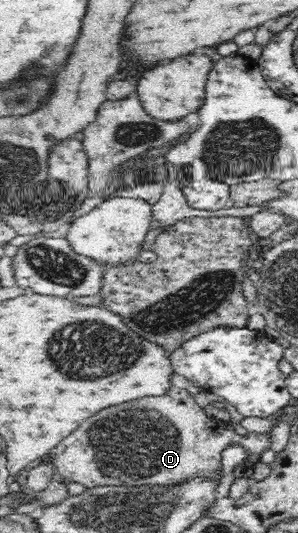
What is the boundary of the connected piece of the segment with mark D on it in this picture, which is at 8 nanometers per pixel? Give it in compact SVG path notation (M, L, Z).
M171 387L164 395L158 397L138 397L136 401L126 401L122 405L102 409L100 413L84 421L84 425L80 425L78 431L72 432L53 449L51 466L57 478L78 482L88 488L167 484L183 480L196 472L211 474L220 467L220 453L230 443L242 443L248 455L262 453L270 447L268 437L260 437L255 433L242 436L228 430L226 424L227 422L220 422L216 417L212 417L212 413L204 412L204 408L194 401L192 394L184 389Z

